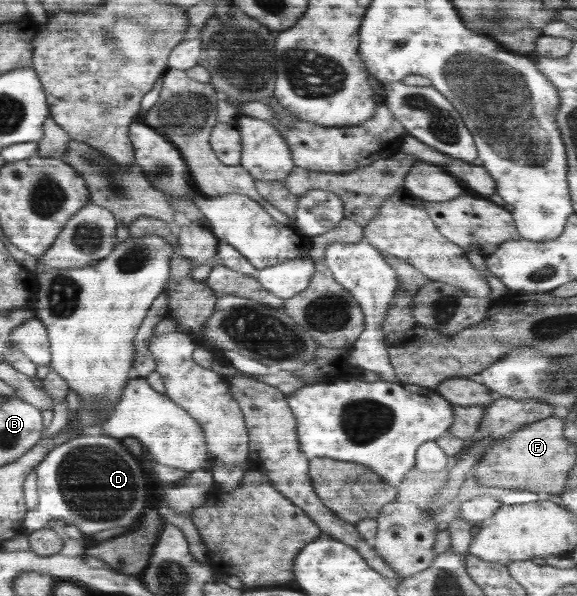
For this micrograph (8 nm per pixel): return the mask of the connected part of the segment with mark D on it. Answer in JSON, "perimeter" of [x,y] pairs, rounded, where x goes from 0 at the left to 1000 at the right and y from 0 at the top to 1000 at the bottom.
{"perimeter":[[[139,732],[106,743],[81,760],[61,792],[66,846],[43,864],[49,898],[80,886],[87,871],[109,871],[158,901],[180,888],[222,884],[253,856],[258,800],[215,742],[194,732]]]}

